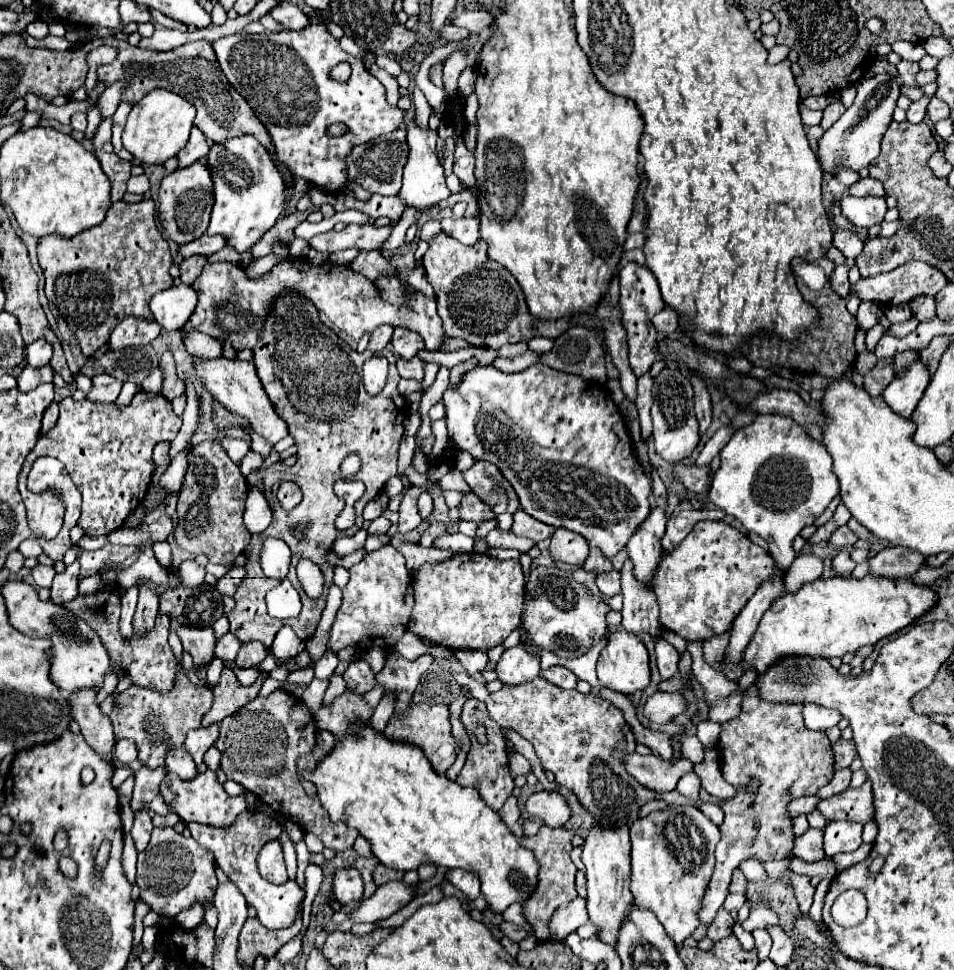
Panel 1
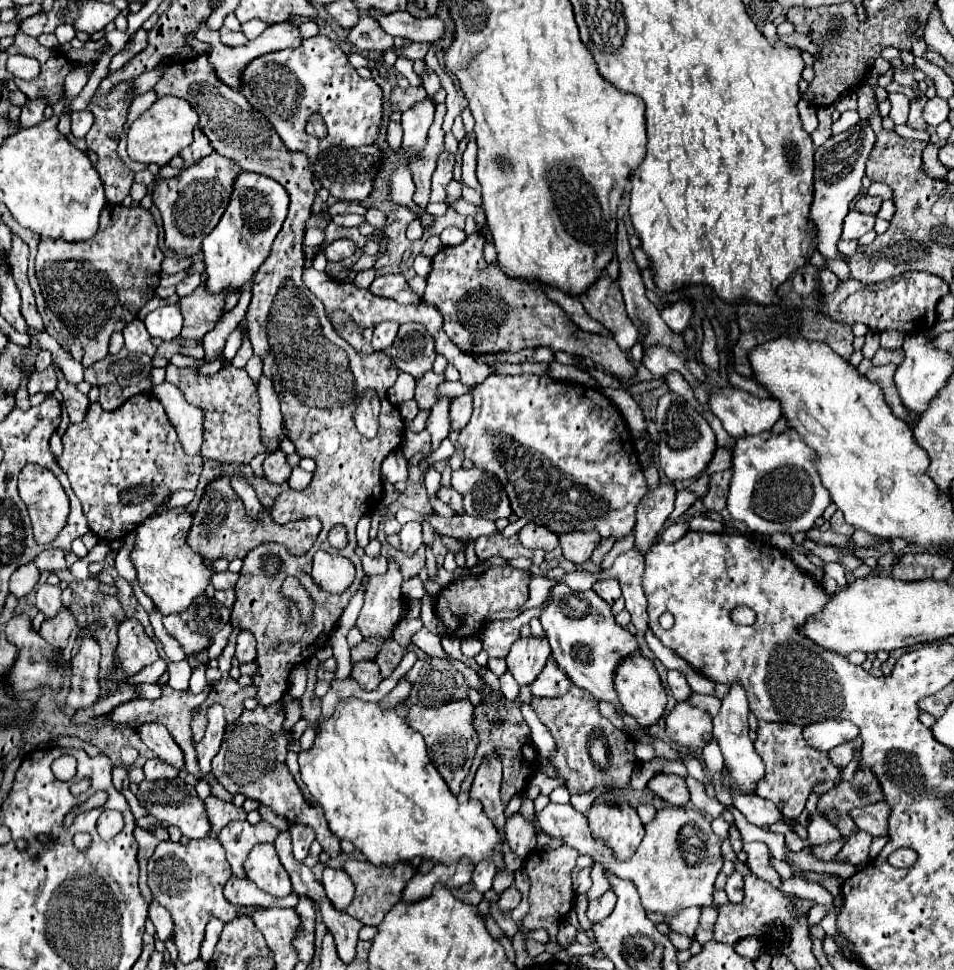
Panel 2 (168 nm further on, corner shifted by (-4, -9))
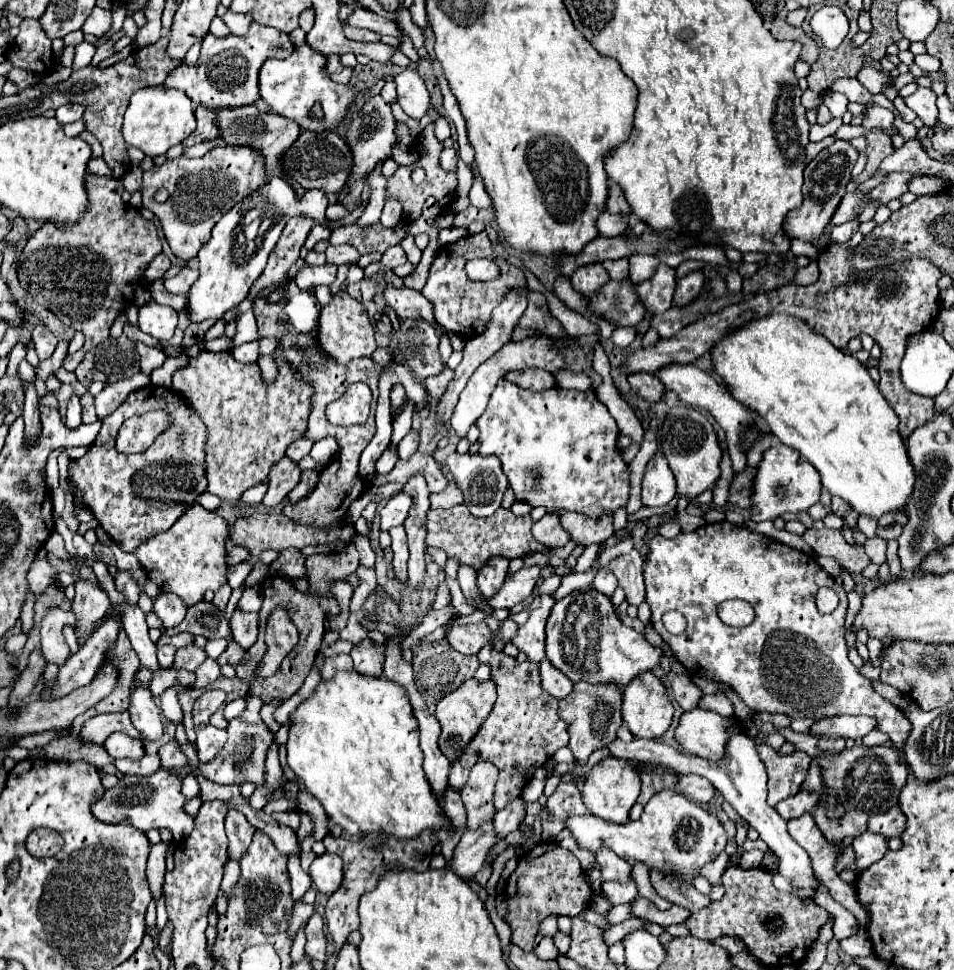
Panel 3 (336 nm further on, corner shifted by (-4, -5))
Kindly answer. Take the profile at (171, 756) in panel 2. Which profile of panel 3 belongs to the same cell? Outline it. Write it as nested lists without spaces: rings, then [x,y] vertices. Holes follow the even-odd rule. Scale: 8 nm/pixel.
[[[137,685],[129,695],[129,715],[133,725],[145,739],[159,739],[163,735],[161,715],[147,685]]]

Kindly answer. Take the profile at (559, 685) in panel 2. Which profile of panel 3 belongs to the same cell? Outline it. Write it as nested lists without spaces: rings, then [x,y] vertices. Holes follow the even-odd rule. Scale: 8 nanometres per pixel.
[[[543,659],[539,663],[539,669],[541,669],[541,685],[553,697],[563,699],[565,695],[569,695],[573,691],[573,681],[569,677],[561,675],[561,671],[557,671],[557,667],[553,667],[547,659]]]

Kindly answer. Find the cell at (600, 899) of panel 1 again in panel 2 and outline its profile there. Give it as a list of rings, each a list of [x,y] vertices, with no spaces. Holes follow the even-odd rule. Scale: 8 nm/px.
[[[593,805],[587,811],[587,819],[593,837],[601,839],[619,861],[631,859],[645,835],[645,827],[637,811],[629,805]]]

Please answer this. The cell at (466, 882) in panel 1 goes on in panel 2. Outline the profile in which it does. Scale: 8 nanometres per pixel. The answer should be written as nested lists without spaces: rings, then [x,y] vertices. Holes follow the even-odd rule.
[[[479,863],[475,869],[473,869],[473,887],[479,891],[479,893],[485,893],[487,889],[491,889],[491,883],[493,883],[493,877],[495,877],[497,869],[489,867],[489,863]]]

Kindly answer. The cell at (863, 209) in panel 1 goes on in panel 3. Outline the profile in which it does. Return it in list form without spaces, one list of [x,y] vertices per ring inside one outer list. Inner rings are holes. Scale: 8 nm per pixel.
[[[855,219],[855,221],[847,221],[847,223],[843,223],[843,225],[837,225],[837,227],[833,227],[833,231],[831,231],[831,241],[835,241],[835,243],[845,243],[845,241],[851,239],[851,235],[853,235],[857,229],[859,229],[859,221],[857,221],[857,219]]]

